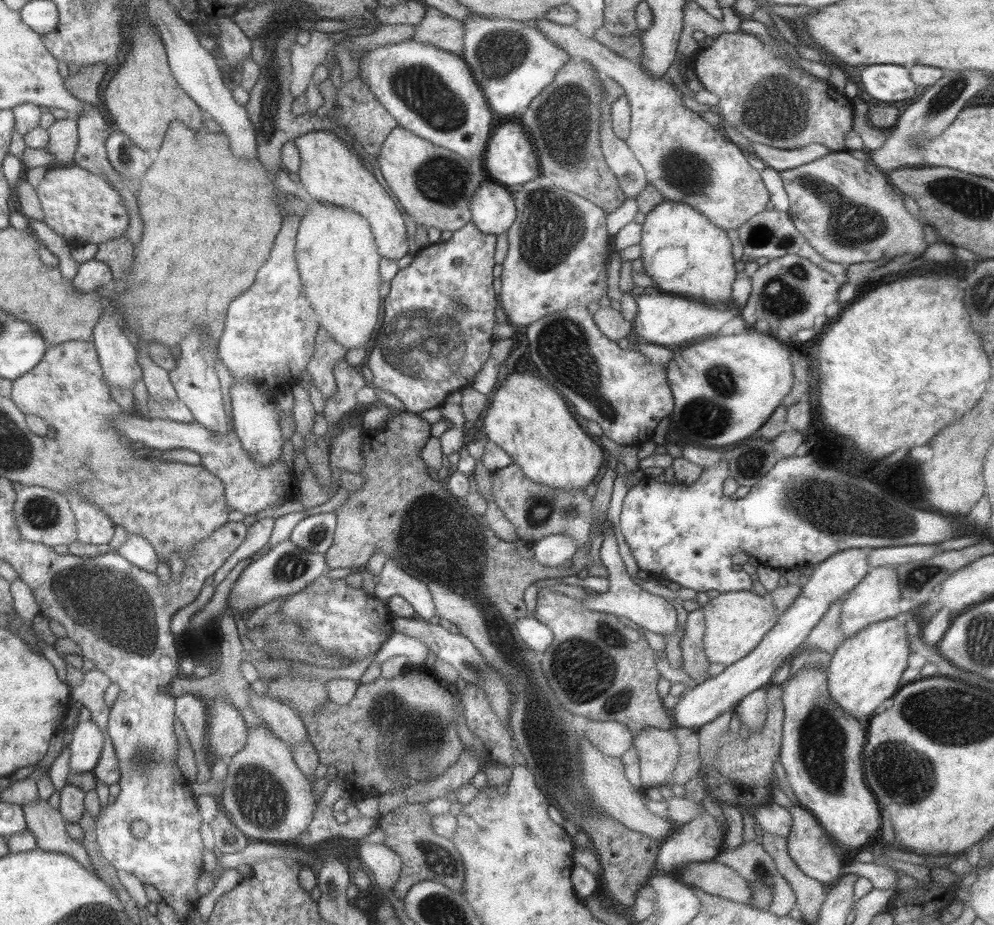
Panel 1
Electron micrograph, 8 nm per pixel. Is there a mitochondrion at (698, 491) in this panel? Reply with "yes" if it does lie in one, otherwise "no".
no

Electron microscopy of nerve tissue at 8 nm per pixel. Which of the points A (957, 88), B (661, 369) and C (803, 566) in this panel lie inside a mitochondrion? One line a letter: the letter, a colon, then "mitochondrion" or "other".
A: mitochondrion
B: other
C: other

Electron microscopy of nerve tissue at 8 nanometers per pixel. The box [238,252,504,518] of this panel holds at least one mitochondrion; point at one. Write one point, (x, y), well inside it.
(424, 344)

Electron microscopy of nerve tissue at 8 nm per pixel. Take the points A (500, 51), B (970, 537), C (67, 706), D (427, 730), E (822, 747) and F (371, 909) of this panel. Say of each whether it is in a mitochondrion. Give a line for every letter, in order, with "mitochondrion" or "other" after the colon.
A: mitochondrion
B: other
C: other
D: mitochondrion
E: mitochondrion
F: other

